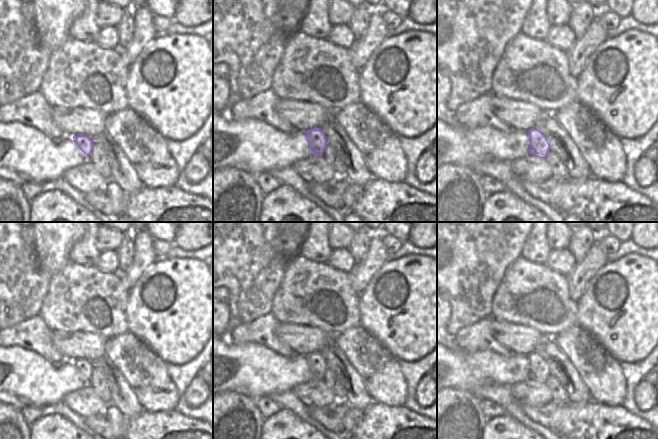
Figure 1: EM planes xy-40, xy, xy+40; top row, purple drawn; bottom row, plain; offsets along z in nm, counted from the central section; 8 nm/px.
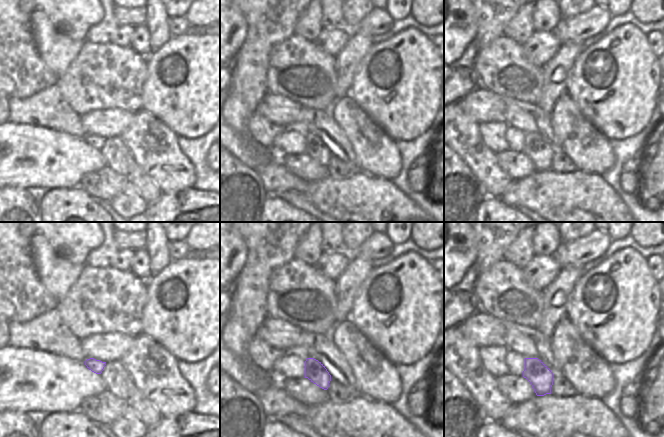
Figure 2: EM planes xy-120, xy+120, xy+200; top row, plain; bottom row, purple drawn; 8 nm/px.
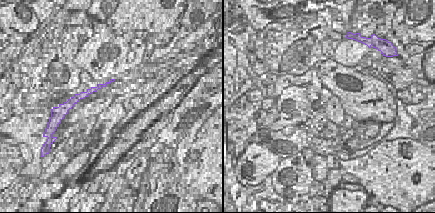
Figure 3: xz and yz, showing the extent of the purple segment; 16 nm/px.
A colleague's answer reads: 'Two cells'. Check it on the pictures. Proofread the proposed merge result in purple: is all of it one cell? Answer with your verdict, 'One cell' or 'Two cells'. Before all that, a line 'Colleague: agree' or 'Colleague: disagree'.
Colleague: disagree
One cell.

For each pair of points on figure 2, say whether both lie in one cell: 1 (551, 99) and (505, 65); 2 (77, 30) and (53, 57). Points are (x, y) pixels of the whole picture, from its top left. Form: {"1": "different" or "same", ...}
{"1": "different", "2": "same"}

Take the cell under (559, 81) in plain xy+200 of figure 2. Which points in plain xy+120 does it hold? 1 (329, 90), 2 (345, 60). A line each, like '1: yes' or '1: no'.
1: no
2: yes

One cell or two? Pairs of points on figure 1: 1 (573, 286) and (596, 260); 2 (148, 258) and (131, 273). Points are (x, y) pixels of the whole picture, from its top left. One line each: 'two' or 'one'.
1: one
2: one

